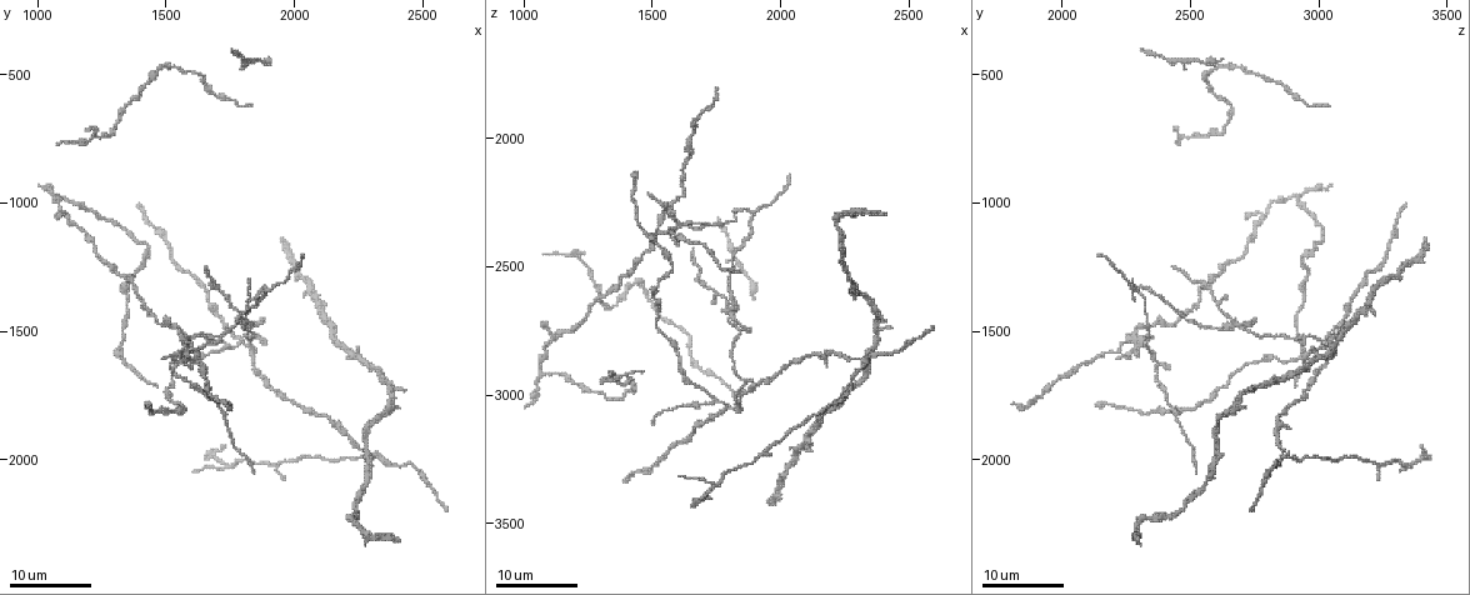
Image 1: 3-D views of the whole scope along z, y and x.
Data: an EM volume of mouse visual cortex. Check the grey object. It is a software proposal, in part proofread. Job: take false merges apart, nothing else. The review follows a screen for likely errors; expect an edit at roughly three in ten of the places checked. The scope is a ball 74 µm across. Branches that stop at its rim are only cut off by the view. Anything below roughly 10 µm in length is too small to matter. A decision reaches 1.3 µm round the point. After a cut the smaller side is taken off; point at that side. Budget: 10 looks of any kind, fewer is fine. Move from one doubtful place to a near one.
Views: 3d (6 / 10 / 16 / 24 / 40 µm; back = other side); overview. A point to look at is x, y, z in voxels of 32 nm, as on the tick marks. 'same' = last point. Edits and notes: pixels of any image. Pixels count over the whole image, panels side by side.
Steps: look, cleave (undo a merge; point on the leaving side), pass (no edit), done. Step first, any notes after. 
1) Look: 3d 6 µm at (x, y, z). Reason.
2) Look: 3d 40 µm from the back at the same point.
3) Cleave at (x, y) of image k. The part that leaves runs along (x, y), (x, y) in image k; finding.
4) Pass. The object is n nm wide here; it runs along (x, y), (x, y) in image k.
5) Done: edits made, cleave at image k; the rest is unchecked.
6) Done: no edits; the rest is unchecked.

Look: 3d 16 µm at (1800, 1550, 3040). A fork.

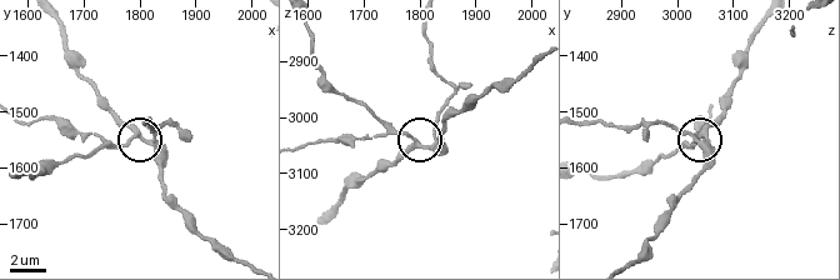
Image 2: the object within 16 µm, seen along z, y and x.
Look: 3d 10 µm at (1795, 1540, 3040).

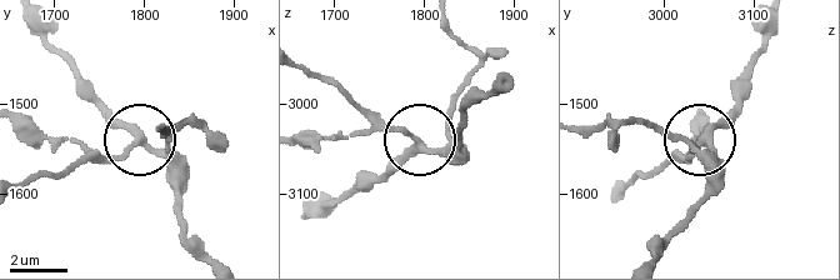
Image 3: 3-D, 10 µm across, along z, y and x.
Pass. 3 arms meet here; it runs along (581, 129), (645, 121), (710, 150), (703, 136), (751, 88) in image 3; one neuron here.

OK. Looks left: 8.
Look: 3d 16 µm at (2330, 1990, 2880). Three arms meet.

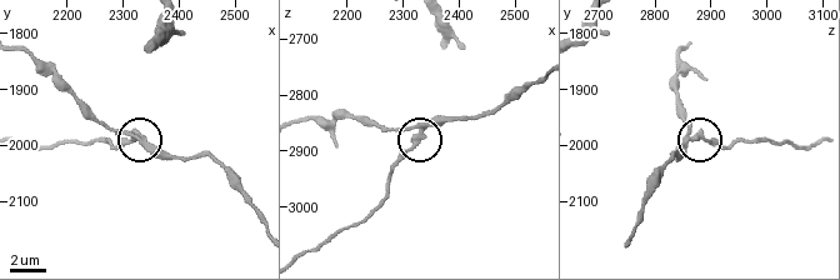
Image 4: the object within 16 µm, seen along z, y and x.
Look: 3d 6 µm at (2330, 1980, 2885).

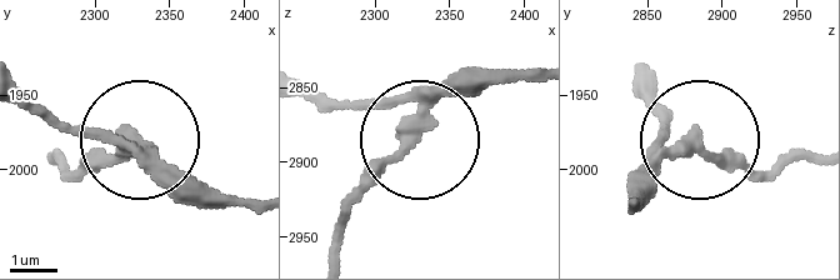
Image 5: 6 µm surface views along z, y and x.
Cleave at (395, 159) of image 5. The part that leaves runs along (434, 106), (355, 198), (339, 258) in image 5; two neurons meet here.

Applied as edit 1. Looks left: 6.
Look: 3d 24 µm at (1580, 1550, 2280). Looks like a crossing.

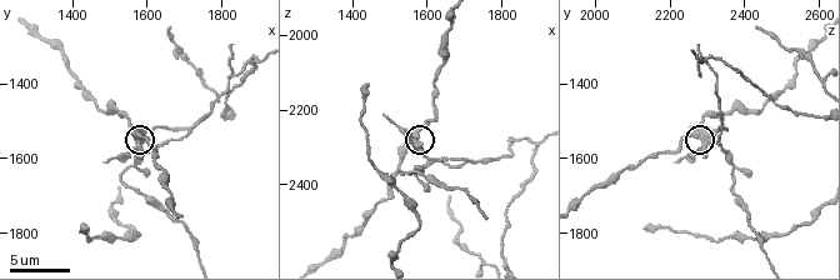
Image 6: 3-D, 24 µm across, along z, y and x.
Look: 3d 10 µm at (1570, 1540, 2270).

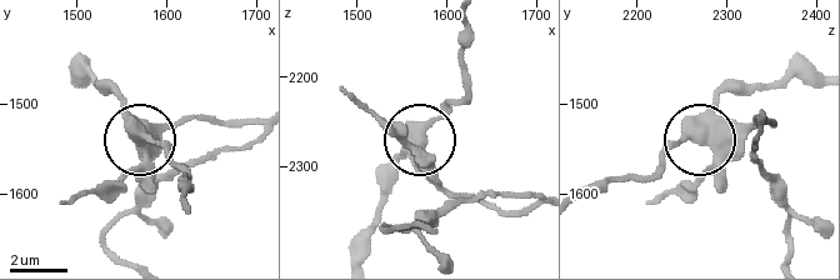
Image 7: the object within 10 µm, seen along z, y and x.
Cleave at (150, 170) of image 7. The object is 460 nm wide here; the part that leaves runs along (714, 129), (769, 121), (755, 155), (791, 221), (786, 255) in image 7; a second neuron is stuck on.

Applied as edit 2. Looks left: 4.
Look: overview.

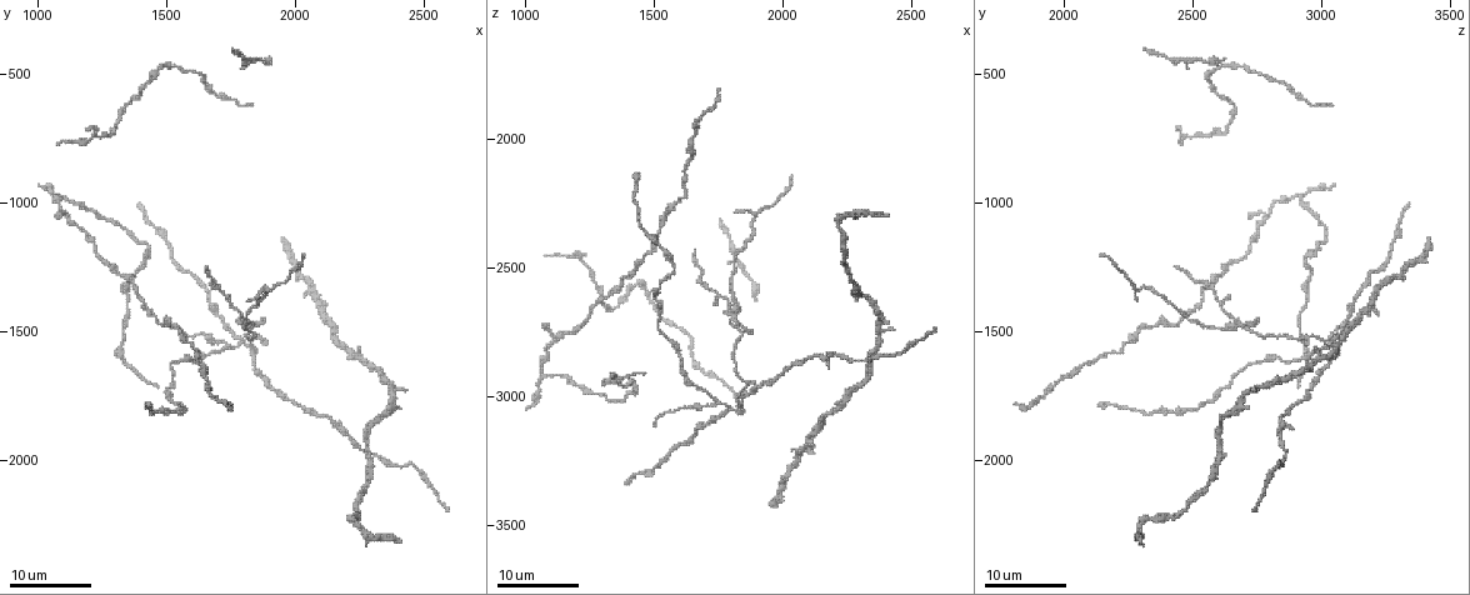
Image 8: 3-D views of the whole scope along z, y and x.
Look: 3d 16 µm at (1110, 1050, 2780). Two arms in line, one across.

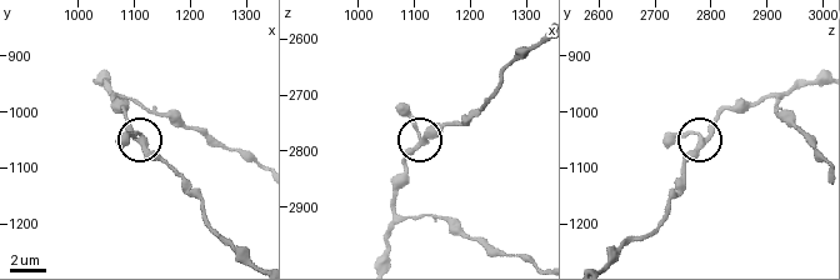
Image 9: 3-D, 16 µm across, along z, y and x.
Look: 3d 6 µm at (1110, 1040, 2785). Zoom in.

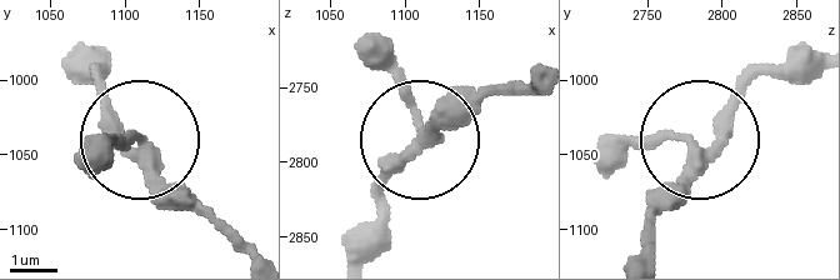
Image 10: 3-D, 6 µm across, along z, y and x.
Pass. The object is 240 nm wide here; it runs along (811, 56), (751, 80), (648, 219) in image 10; all the same neuron.

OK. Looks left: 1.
Look: 3d 10 µm at (1075, 970, 2920). Thick turns thin.

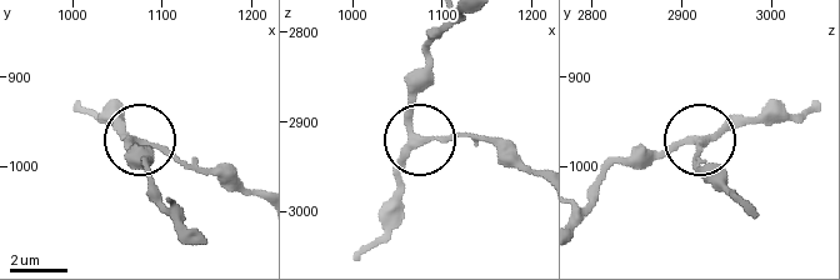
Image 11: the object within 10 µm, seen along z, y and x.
Pass. It runs along (535, 171), (485, 140), (420, 134), (413, 74) in image 11; one neuron here.

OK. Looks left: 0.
Done: edits made, cleave at image 5, cleave at image 7; the rest is unchecked.

